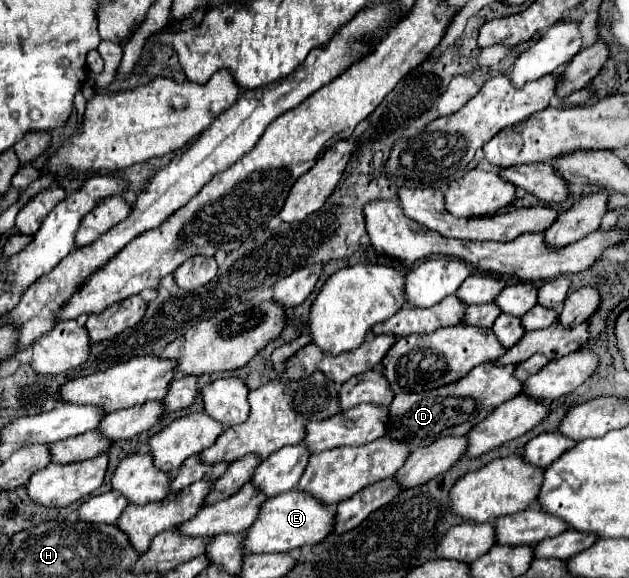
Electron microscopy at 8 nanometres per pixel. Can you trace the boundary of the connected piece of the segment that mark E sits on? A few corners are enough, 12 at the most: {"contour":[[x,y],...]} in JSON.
{"contour":[[292,488],[244,532],[252,554],[318,544],[336,510]]}

